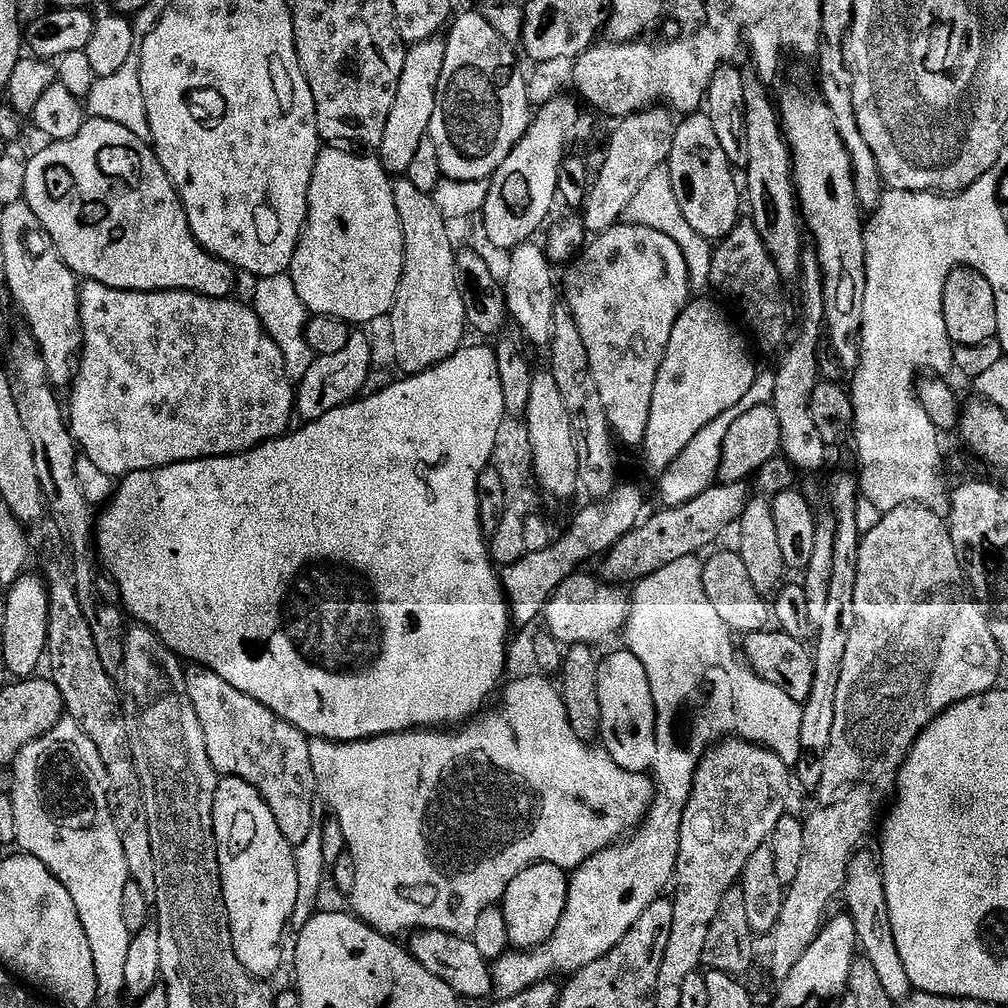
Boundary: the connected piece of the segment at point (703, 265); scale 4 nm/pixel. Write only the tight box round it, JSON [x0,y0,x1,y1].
[626,167,714,289]

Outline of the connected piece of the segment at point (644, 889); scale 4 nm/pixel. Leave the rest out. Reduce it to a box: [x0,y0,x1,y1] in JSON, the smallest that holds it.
[492,559,752,998]

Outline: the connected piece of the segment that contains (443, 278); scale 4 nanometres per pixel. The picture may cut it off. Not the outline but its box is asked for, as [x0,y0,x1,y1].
[390,178,465,374]

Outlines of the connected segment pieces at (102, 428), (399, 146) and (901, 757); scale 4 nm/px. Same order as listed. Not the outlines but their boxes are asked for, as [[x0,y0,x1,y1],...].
[[66,280,296,478],[378,35,447,178],[770,504,1002,982]]

